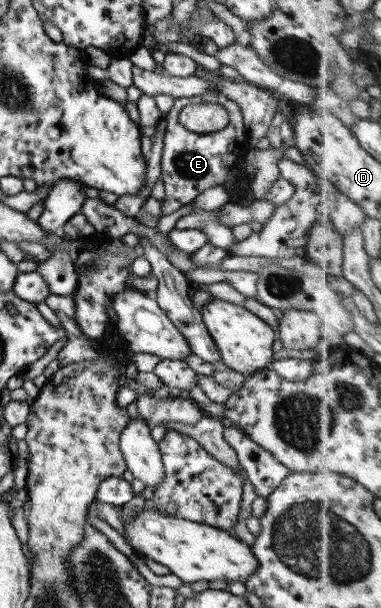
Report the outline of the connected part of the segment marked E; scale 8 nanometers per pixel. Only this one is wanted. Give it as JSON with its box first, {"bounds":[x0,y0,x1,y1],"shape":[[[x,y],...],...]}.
{"bounds":[161,93,255,215],"shape":[[[203,93],[197,95],[197,99],[203,102],[217,103],[228,110],[230,116],[229,125],[224,130],[218,130],[215,134],[194,134],[186,130],[178,121],[179,113],[183,107],[189,105],[187,99],[177,98],[171,111],[164,115],[165,135],[161,159],[161,179],[165,186],[165,201],[161,206],[161,215],[169,215],[181,206],[191,204],[199,194],[216,186],[224,186],[227,175],[231,169],[242,171],[245,165],[247,153],[255,149],[250,141],[241,109],[225,95],[219,93]]]}

